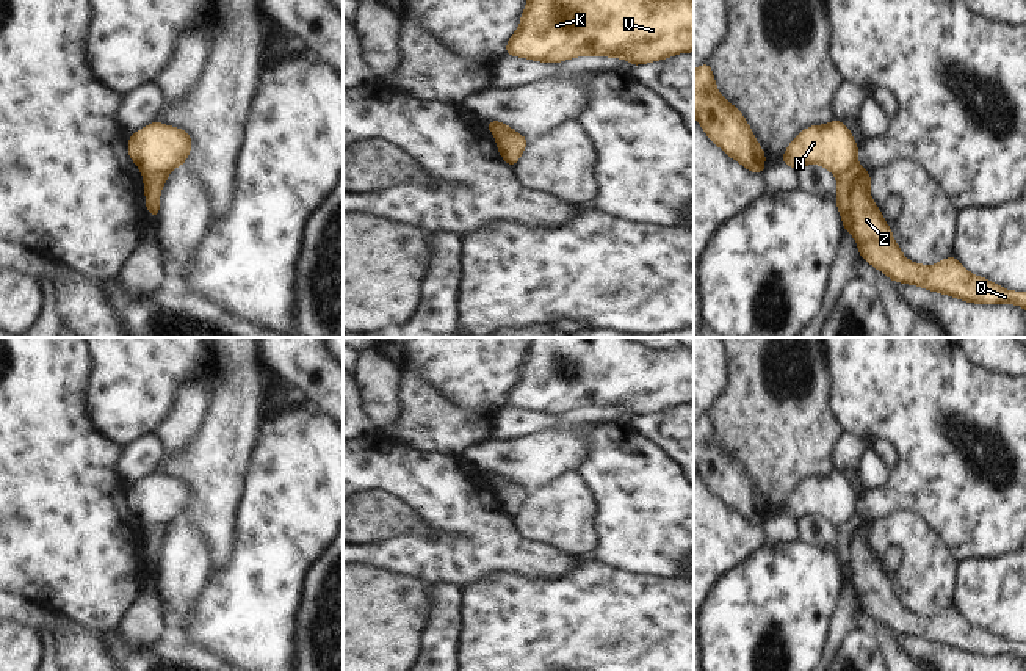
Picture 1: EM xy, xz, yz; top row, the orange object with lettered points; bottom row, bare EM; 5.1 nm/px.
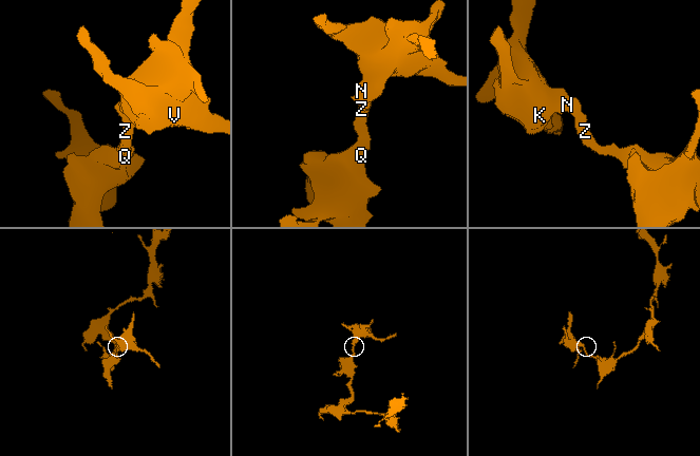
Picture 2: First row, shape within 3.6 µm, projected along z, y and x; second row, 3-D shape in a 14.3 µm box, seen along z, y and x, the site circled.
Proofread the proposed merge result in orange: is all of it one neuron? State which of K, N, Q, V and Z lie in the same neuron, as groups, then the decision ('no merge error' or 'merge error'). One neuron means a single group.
groups K N V / Q Z; merge error

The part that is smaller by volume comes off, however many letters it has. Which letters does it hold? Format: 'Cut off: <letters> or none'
Cut off: K, N, V

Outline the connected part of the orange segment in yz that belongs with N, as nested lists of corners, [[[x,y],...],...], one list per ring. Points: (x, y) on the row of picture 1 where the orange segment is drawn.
[[[841,121],[804,129],[782,155],[782,161],[797,171],[810,163],[827,168],[840,176],[849,169],[858,155],[858,147],[849,127]]]

